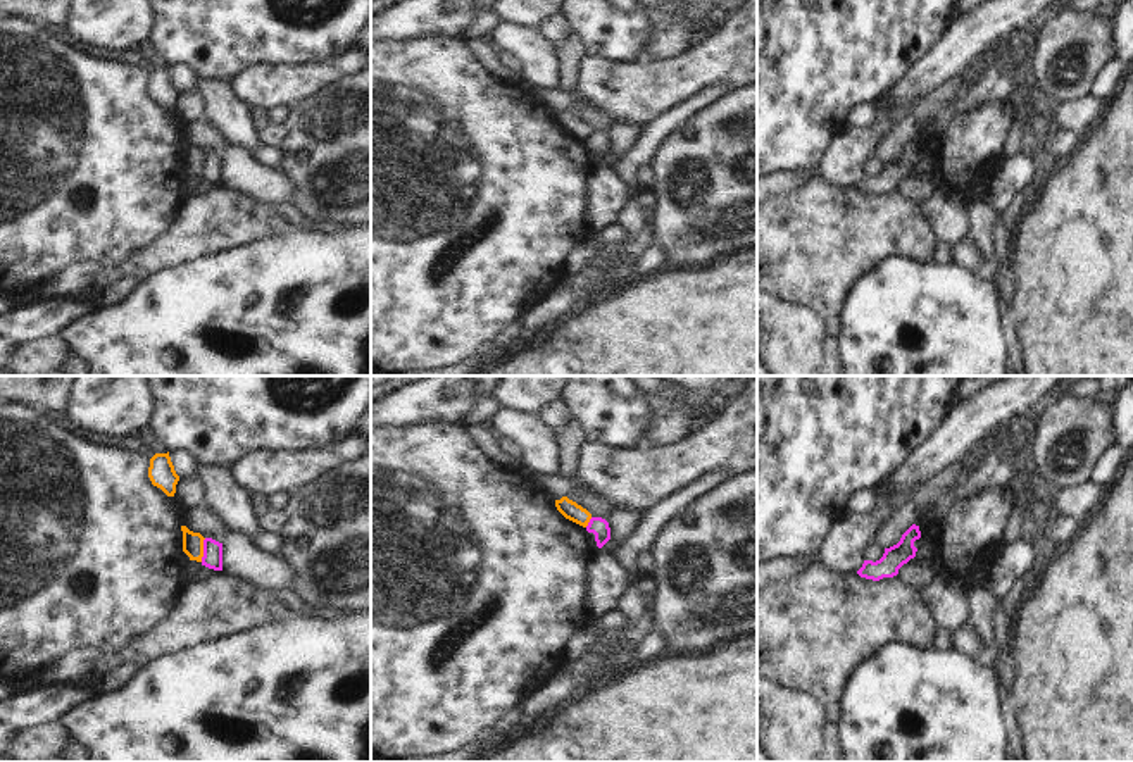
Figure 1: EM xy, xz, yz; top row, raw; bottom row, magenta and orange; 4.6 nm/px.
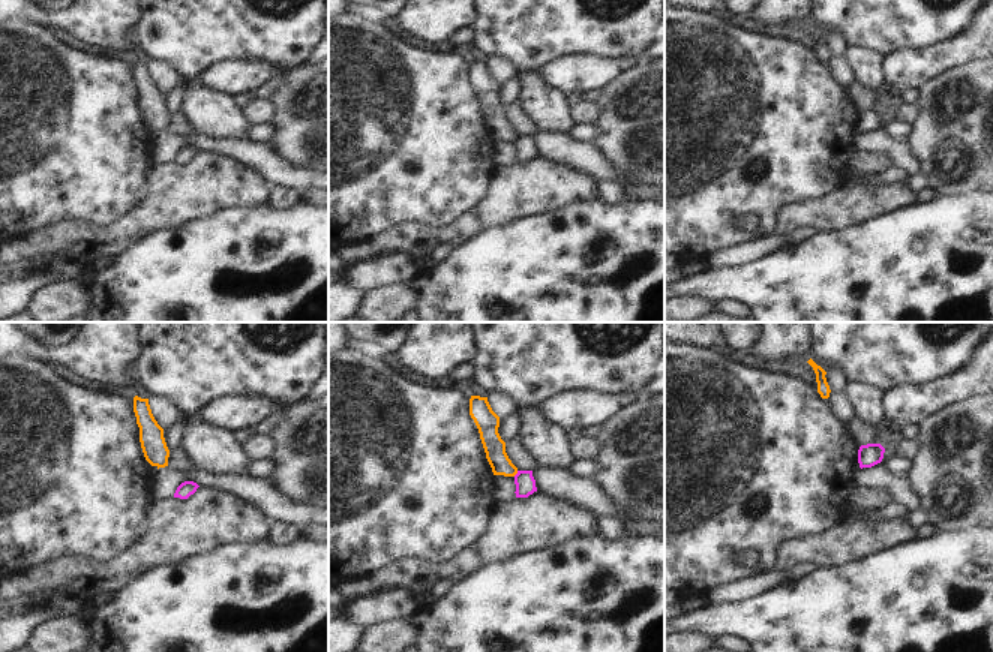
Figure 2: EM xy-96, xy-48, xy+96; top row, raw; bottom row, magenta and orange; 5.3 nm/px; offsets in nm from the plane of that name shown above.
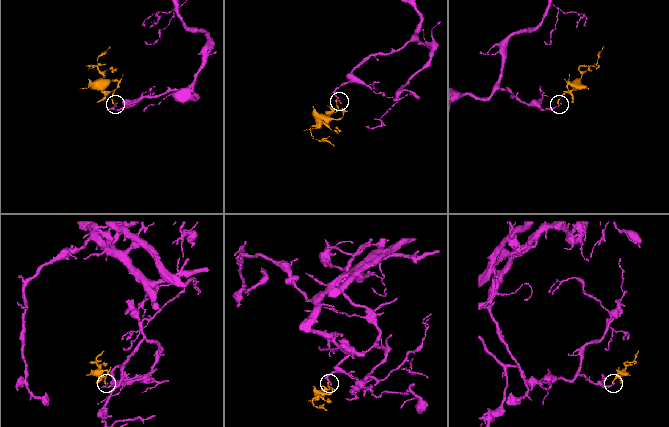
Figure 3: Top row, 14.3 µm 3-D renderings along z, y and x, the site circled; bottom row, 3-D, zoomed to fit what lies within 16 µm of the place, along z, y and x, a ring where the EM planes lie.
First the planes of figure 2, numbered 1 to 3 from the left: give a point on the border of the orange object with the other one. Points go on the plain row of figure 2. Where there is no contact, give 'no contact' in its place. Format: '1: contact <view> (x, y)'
1: no contact
2: contact xy-48 (516, 138)
3: no contact

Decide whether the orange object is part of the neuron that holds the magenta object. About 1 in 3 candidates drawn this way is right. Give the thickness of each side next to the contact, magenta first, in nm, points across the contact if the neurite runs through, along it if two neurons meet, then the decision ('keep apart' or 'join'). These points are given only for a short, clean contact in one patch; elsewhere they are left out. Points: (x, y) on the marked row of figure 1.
calibres 100 and 100 nm; border xy (206, 538), (200, 561); keep apart

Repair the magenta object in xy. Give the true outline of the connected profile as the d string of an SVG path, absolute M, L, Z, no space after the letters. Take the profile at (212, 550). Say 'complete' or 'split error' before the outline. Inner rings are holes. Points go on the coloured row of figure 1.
complete | M212 538L203 540L202 565L214 571L222 571L222 543Z

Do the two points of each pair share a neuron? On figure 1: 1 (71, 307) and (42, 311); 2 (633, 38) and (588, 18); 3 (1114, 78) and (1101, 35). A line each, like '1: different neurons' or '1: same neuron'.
1: same neuron
2: same neuron
3: different neurons

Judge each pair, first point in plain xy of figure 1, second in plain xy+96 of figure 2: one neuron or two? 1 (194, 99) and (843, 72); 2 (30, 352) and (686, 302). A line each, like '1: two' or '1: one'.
1: one
2: one

